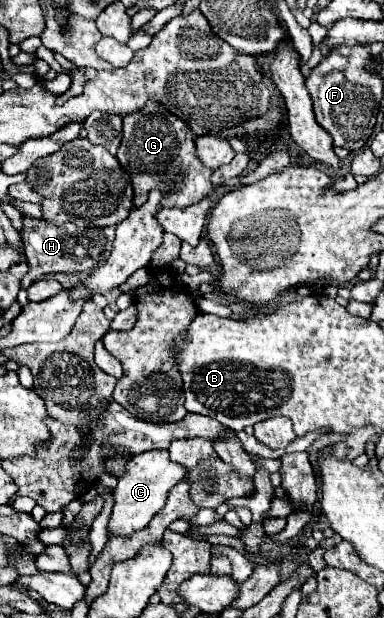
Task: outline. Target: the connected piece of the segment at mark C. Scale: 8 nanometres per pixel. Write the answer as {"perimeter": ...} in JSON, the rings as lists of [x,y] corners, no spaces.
{"perimeter":[[[151,450],[145,454],[137,454],[127,462],[125,474],[119,478],[119,484],[115,488],[115,506],[111,510],[111,518],[107,524],[109,534],[131,538],[133,532],[143,530],[149,526],[151,518],[165,506],[167,492],[183,480],[185,466],[175,464],[169,460],[167,450]]]}

